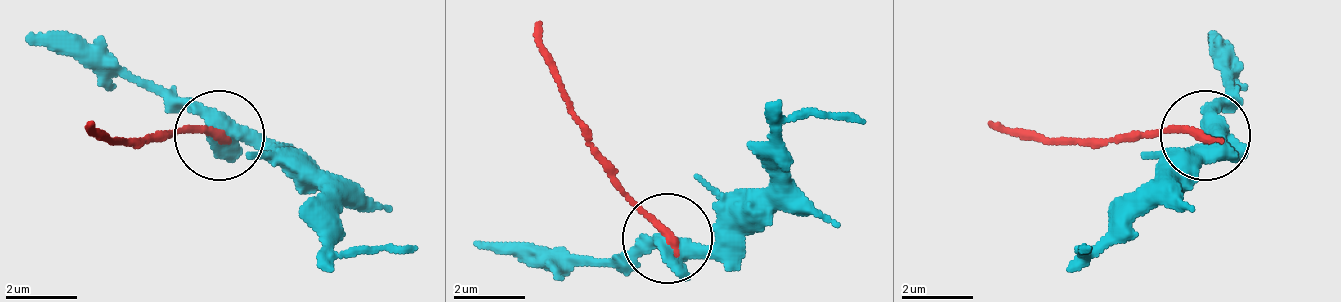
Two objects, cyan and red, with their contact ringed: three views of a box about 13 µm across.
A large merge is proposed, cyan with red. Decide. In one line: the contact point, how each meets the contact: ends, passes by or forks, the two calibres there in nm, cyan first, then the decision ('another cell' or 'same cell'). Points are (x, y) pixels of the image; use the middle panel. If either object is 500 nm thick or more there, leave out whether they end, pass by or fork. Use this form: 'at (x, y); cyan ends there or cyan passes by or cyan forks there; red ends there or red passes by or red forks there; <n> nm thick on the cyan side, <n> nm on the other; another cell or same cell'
at (667, 238); cyan forks there; red ends there; 400 nm thick on the cyan side, 240 nm on the other; another cell

